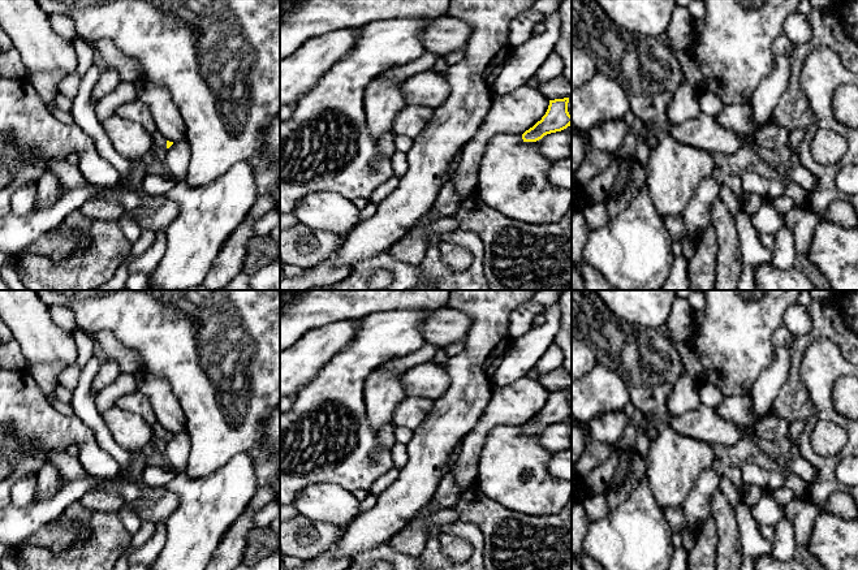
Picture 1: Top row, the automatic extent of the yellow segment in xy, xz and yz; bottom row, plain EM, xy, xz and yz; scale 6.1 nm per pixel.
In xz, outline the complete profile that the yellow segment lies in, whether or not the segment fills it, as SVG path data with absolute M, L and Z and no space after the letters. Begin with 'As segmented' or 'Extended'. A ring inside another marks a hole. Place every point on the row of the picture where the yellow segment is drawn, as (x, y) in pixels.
As segmented. M569 98L549 100L546 115L533 128L522 134L523 142L536 142L544 135L561 131L572 125L568 112Z

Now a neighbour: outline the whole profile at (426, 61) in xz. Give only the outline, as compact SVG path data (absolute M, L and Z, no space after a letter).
M427 51L419 59L406 65L394 66L385 70L379 75L379 78L381 81L388 81L388 82L404 82L406 78L409 78L413 74L434 69L436 59L437 55Z

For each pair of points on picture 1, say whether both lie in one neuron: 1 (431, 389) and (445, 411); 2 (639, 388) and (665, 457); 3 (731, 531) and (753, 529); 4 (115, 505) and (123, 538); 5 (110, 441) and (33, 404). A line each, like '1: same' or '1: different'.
1: different
2: same
3: different
4: different
5: different

